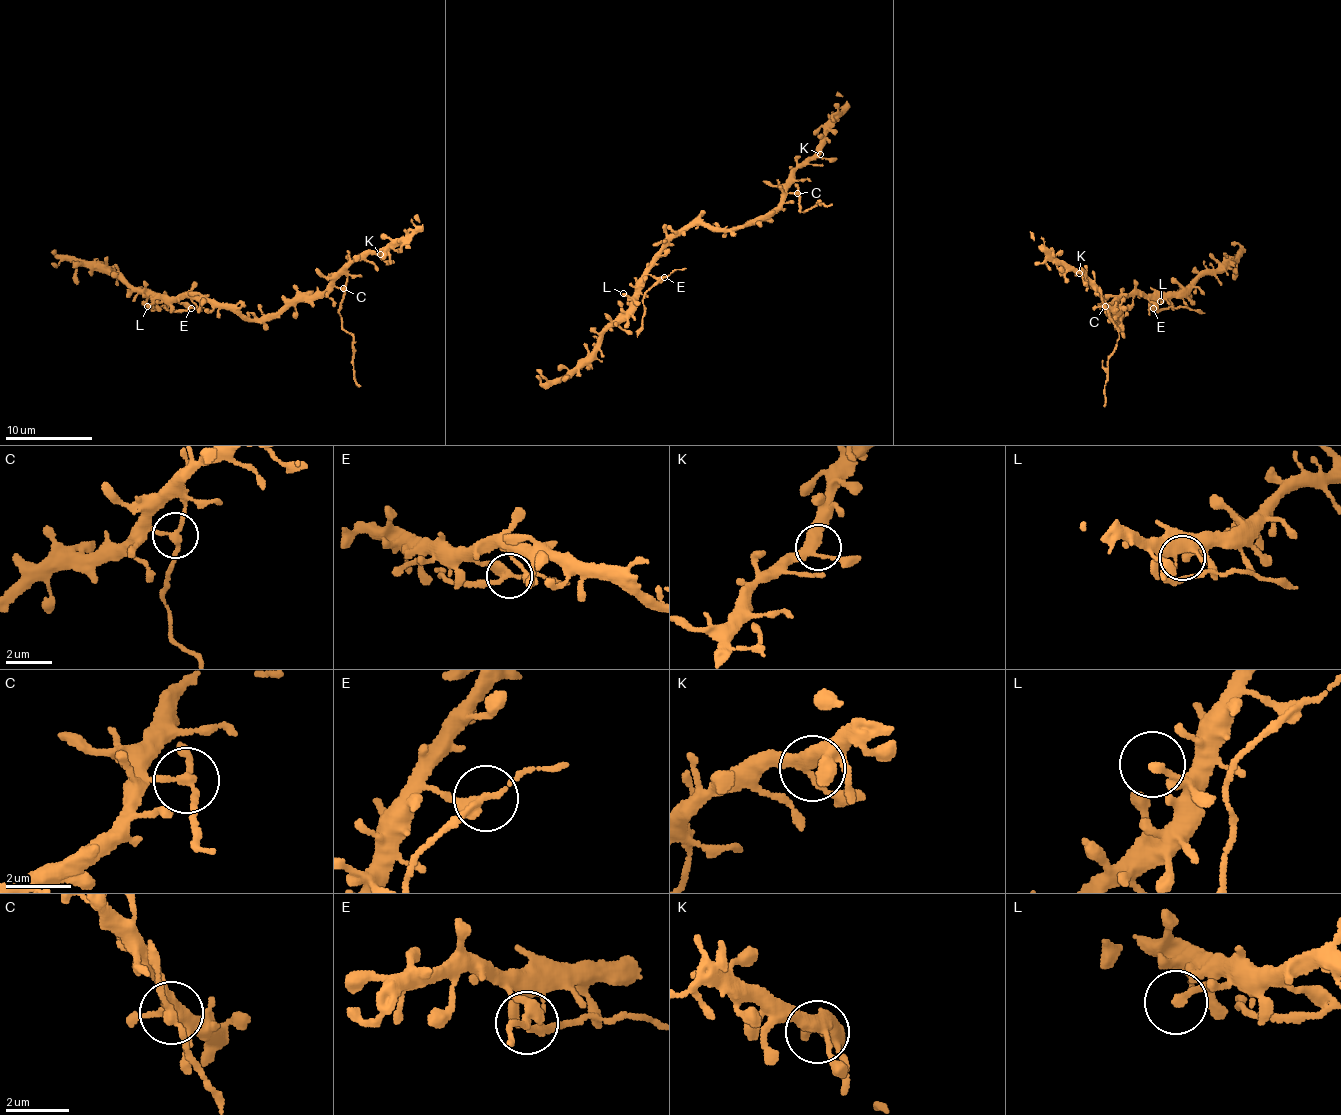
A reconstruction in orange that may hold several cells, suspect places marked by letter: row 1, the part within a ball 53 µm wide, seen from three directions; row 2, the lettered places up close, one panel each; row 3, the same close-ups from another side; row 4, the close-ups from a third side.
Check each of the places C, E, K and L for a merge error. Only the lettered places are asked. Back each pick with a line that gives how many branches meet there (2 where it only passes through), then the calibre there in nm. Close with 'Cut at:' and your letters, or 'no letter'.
C: branches 3; calibre 200 nm
E: branches 3; calibre 240 nm
Cut at: C, E

